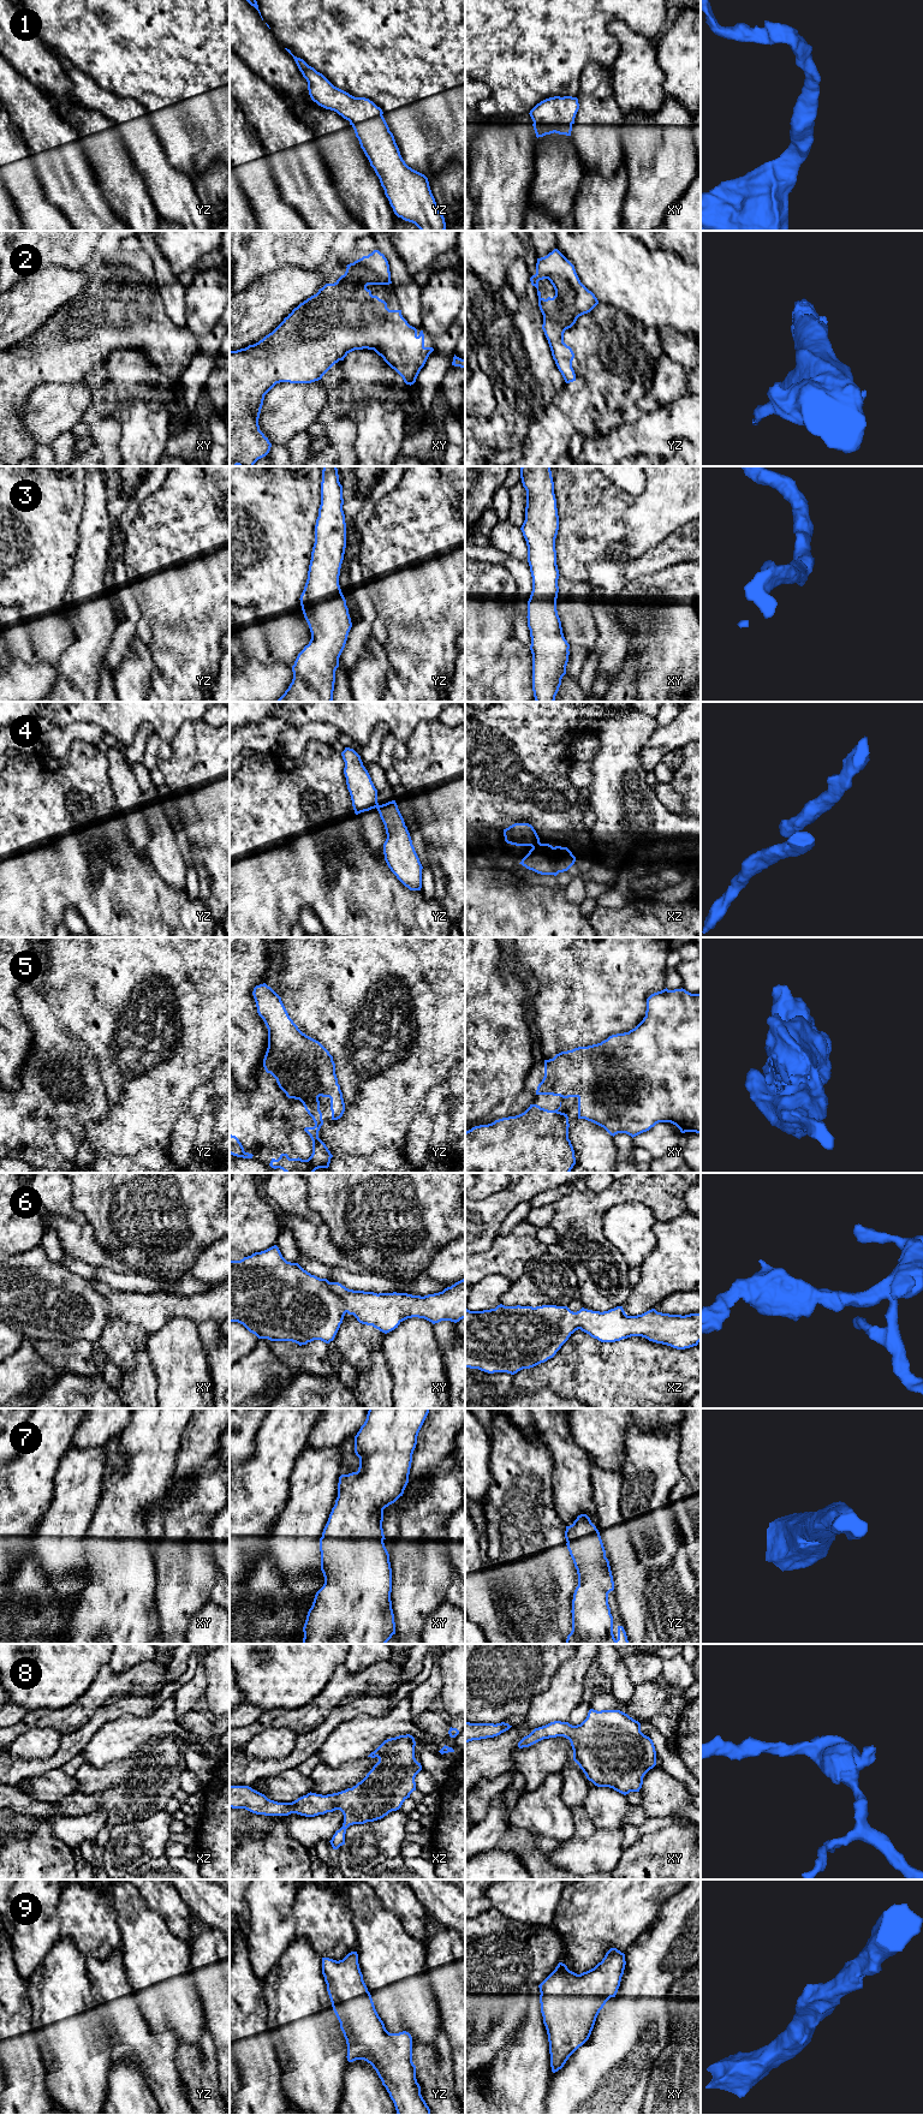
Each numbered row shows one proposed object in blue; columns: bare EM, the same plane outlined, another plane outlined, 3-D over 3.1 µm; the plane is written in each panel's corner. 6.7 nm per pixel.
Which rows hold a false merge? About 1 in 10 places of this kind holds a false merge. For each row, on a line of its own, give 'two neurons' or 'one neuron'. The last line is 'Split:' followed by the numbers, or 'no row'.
1: one neuron
2: one neuron
3: one neuron
4: two neurons
5: one neuron
6: one neuron
7: one neuron
8: one neuron
9: one neuron
Split: 4

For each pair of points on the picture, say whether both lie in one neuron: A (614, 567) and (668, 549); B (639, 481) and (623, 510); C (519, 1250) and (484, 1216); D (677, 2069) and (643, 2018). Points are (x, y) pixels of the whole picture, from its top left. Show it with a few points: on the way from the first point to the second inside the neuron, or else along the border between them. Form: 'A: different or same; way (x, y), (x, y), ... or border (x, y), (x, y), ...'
A: same; way (627, 567), (637, 567), (655, 559)
B: different; border (608, 478), (618, 488), (636, 495)
C: different; border (496, 1235), (487, 1250), (477, 1253)
D: different; border (671, 2020), (668, 2042), (657, 2055), (650, 2073)

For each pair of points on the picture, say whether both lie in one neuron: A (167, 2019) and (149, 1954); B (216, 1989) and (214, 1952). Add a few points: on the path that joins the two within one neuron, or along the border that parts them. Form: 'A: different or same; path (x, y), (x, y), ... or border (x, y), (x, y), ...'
A: same; path (167, 2003), (167, 1995), (158, 1970)
B: same; path (216, 1979), (216, 1966), (213, 1961)

